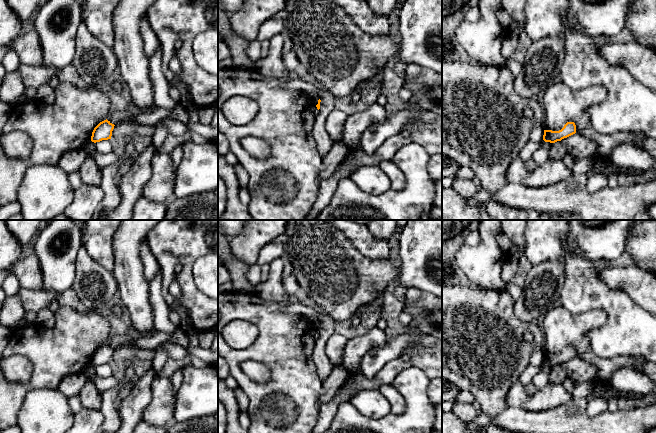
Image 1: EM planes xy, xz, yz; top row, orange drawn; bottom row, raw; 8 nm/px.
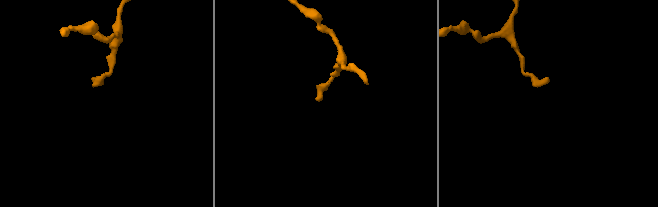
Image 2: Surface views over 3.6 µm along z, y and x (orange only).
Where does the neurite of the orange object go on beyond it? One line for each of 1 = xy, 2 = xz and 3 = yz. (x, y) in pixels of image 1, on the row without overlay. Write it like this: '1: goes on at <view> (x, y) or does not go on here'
1: does not go on here
2: does not go on here
3: does not go on here

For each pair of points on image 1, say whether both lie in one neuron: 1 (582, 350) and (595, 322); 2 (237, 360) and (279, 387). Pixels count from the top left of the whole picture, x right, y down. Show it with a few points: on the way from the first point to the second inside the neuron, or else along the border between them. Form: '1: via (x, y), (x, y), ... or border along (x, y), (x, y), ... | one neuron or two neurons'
1: via (582, 343), (582, 333), (588, 327) | one neuron
2: via (238, 374), (252, 388), (265, 388) | one neuron

